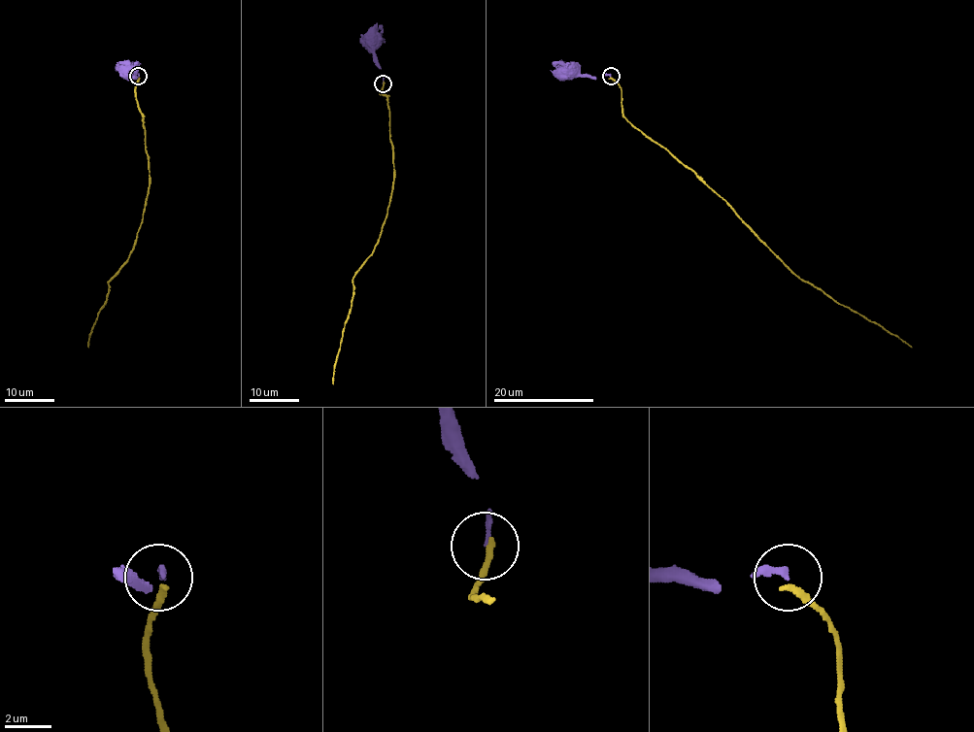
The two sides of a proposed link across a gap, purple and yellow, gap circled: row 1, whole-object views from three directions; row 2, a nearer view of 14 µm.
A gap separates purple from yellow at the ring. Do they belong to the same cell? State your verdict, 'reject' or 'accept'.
reject

